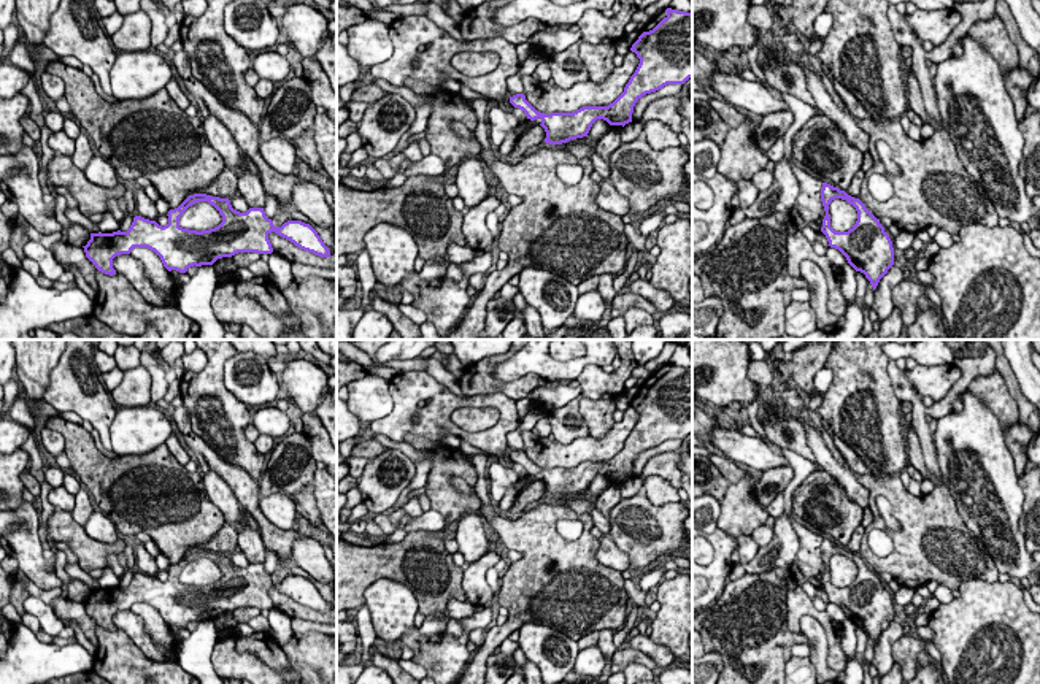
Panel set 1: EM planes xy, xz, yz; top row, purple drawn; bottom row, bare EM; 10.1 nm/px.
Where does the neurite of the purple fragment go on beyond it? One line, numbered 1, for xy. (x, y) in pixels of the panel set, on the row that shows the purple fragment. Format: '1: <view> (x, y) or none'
1: none

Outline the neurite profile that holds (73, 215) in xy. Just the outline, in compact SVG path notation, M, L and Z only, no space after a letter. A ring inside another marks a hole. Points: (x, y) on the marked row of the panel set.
M67 208L65 216L68 221L81 224L87 229L89 233L98 233L98 225L94 224L89 217L86 217L78 208Z

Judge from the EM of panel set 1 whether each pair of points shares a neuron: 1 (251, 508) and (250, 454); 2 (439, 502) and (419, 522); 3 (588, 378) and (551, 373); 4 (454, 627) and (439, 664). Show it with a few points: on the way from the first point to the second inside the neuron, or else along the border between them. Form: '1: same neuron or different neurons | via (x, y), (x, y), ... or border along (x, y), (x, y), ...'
1: different neurons | border along (218, 456), (242, 467), (258, 481)
2: different neurons | border along (431, 507), (443, 518), (443, 529)
3: different neurons | border along (588, 364), (575, 378)
4: different neurons | border along (464, 629), (458, 637), (451, 637), (445, 630)

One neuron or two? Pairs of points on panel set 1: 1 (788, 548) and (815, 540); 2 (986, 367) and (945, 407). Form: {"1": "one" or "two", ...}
{"1": "two", "2": "one"}

